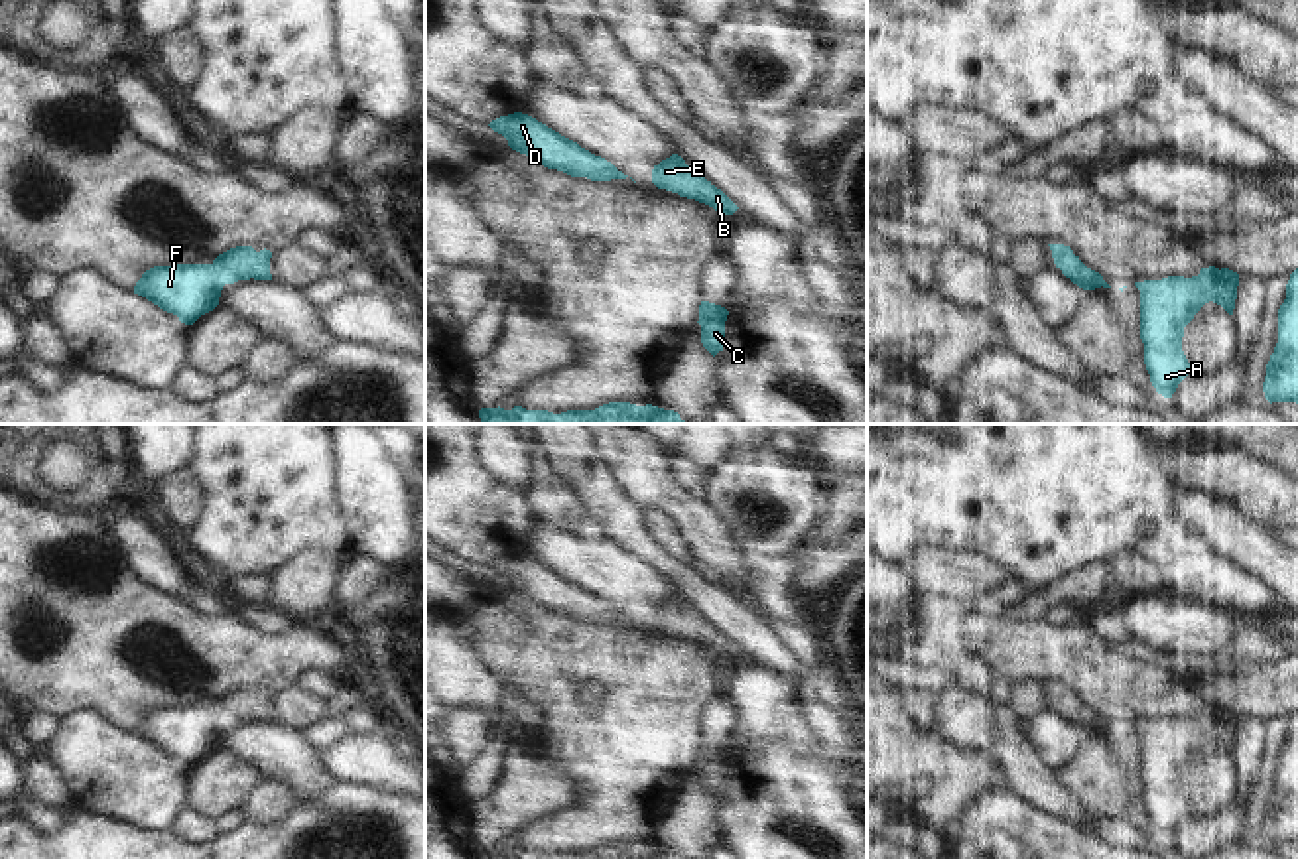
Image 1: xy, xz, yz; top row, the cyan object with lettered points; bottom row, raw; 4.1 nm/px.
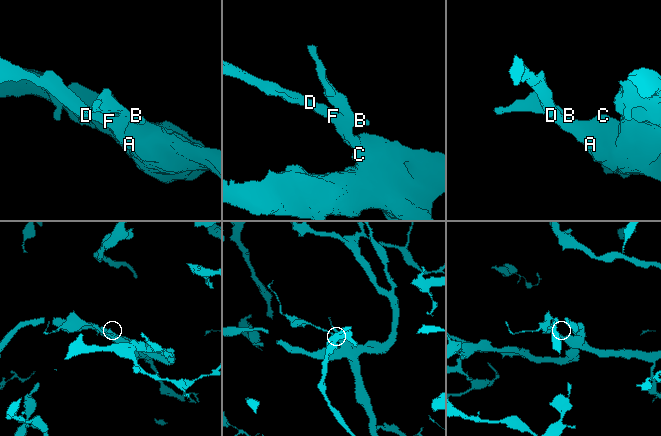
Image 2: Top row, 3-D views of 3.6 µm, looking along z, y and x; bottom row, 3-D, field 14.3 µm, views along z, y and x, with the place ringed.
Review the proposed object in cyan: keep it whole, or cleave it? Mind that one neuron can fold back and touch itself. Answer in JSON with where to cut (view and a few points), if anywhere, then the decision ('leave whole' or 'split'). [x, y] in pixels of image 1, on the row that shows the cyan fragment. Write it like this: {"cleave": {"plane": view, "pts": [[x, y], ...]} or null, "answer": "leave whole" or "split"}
{"cleave": null, "answer": "leave whole"}

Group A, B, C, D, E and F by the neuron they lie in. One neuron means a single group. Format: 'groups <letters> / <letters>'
groups A B C D E F

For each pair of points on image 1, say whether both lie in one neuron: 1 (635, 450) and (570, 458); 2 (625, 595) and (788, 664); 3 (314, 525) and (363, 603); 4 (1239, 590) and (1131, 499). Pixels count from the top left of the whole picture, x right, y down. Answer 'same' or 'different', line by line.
1: different
2: different
3: different
4: same

